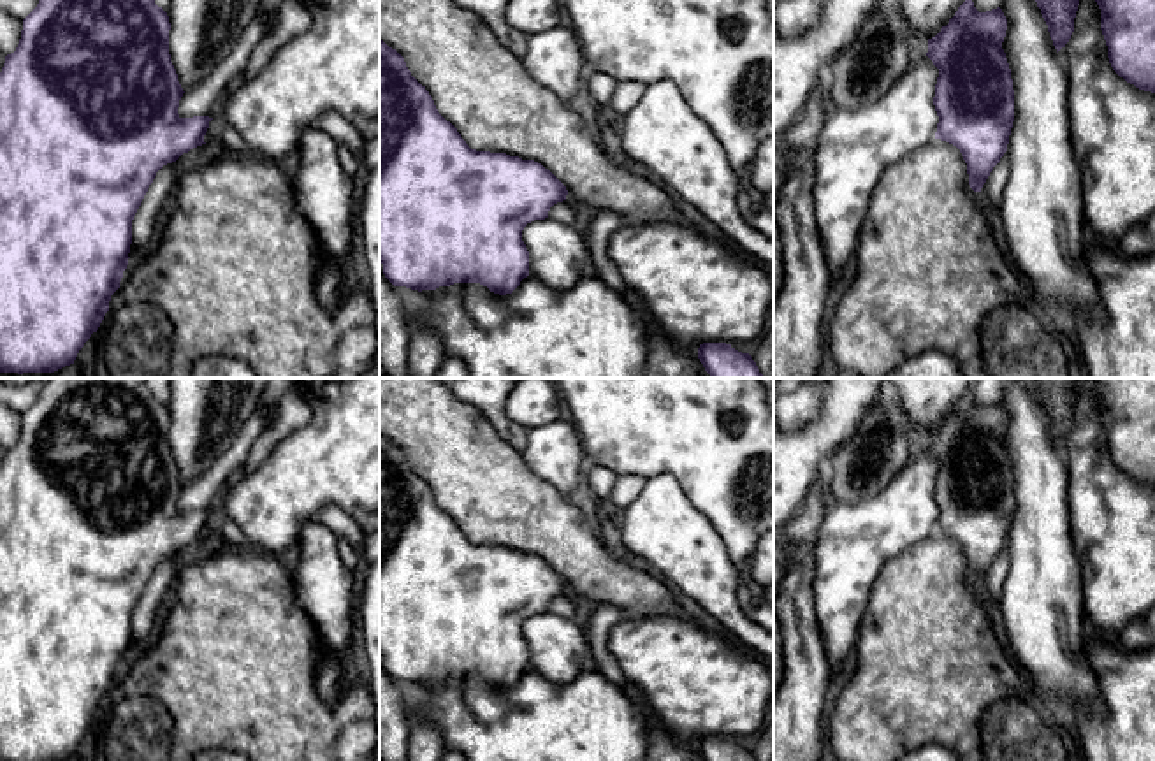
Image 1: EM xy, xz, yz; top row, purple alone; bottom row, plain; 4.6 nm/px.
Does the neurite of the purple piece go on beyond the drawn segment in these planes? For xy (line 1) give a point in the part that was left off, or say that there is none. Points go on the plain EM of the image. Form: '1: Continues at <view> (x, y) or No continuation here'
1: No continuation here

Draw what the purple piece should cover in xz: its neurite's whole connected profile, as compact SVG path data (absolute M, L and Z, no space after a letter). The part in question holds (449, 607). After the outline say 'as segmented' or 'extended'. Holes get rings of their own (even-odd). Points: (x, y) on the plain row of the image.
M380 434L380 656L394 680L422 685L454 677L480 677L494 687L512 687L529 670L524 620L548 612L550 601L566 594L566 589L566 580L534 554L471 543L438 506L404 452Z; as segmented

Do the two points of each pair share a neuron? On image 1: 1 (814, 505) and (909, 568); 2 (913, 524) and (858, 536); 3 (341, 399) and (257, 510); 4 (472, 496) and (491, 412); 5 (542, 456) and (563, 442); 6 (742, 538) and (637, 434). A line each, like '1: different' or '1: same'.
1: different
2: same
3: same
4: different
5: same
6: same

